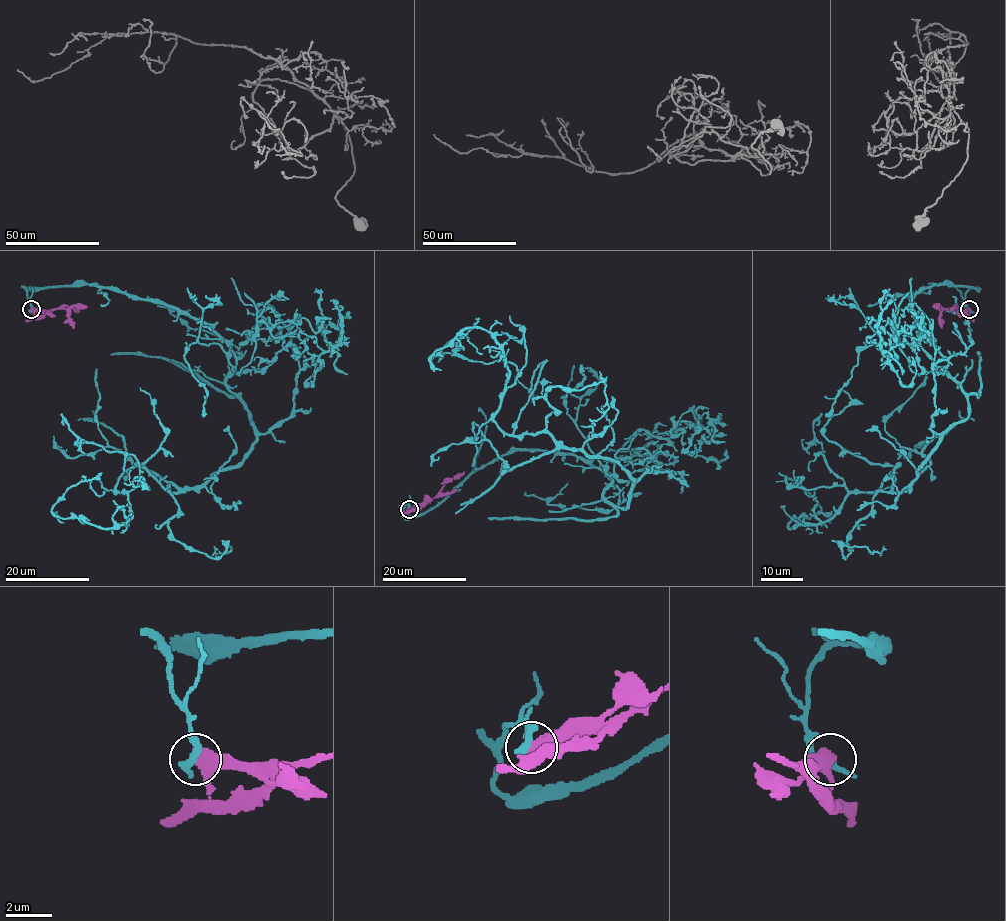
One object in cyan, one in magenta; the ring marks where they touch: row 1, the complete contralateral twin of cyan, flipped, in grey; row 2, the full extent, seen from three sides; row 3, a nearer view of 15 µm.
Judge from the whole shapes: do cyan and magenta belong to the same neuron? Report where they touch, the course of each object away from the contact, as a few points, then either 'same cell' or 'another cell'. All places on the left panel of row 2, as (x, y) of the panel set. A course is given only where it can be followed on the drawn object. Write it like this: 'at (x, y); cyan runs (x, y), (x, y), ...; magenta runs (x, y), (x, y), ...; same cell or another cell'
at (31, 309); cyan runs (31, 309), (98, 285), (235, 357), (253, 449), (178, 492), (128, 469), (113, 527), (52, 512), (105, 491); magenta runs (31, 309), (87, 306); another cell

